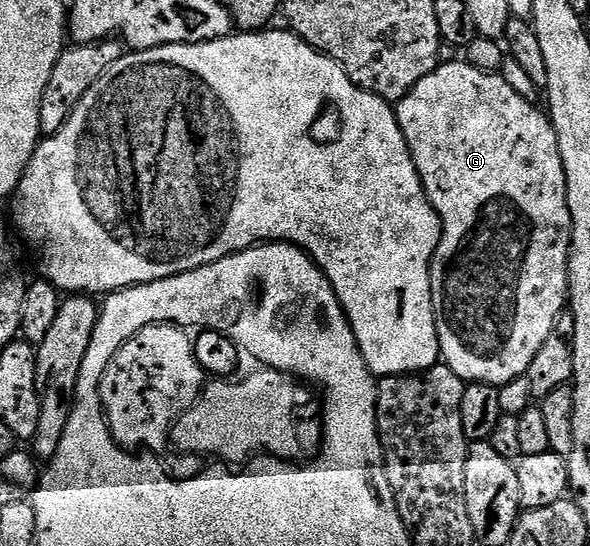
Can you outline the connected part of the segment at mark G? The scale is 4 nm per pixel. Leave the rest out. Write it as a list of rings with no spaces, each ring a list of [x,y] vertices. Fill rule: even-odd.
[[[456,60],[450,64],[439,64],[437,69],[427,75],[424,79],[420,79],[420,83],[416,83],[416,87],[412,87],[412,91],[406,94],[401,101],[397,102],[396,112],[398,114],[398,122],[400,123],[400,131],[404,131],[404,139],[410,148],[412,159],[416,163],[416,171],[422,180],[424,191],[428,195],[428,199],[432,203],[432,207],[442,218],[442,238],[434,252],[434,258],[430,264],[430,278],[432,279],[432,307],[436,315],[436,331],[440,339],[440,351],[442,352],[441,360],[446,366],[454,372],[457,377],[461,377],[467,383],[481,383],[484,385],[492,385],[501,387],[510,381],[516,380],[518,377],[525,377],[528,367],[532,363],[532,359],[536,359],[536,351],[540,351],[540,347],[544,347],[544,343],[555,332],[554,324],[558,321],[562,309],[567,308],[568,298],[570,295],[570,232],[572,231],[572,211],[568,207],[568,187],[566,186],[566,176],[564,175],[564,163],[560,159],[560,147],[556,139],[556,131],[551,123],[549,116],[545,112],[538,110],[539,106],[533,101],[525,101],[520,95],[516,95],[516,91],[512,91],[512,87],[508,87],[508,83],[504,83],[504,79],[498,73],[485,73],[476,67],[467,65],[461,60]]]

